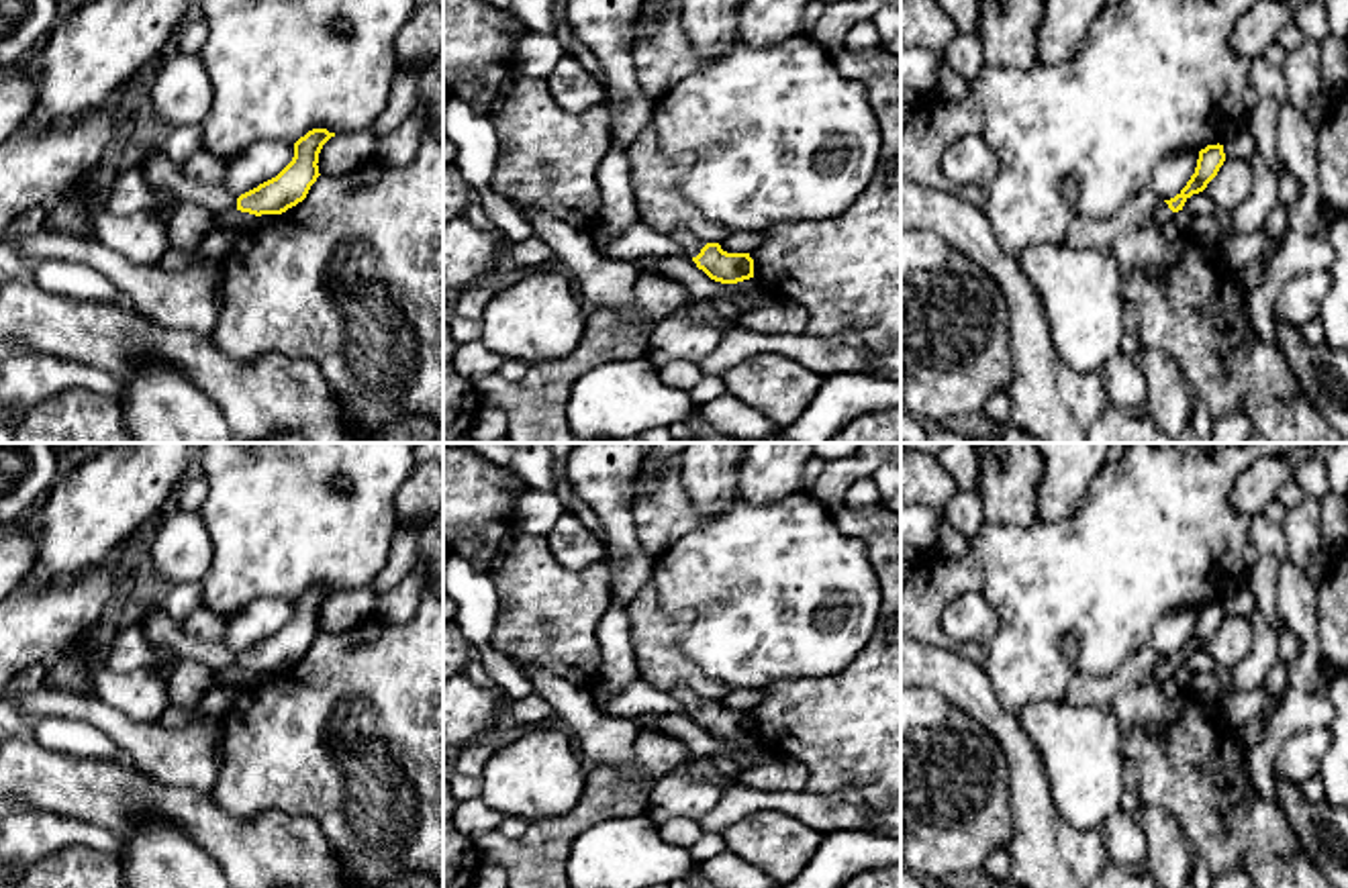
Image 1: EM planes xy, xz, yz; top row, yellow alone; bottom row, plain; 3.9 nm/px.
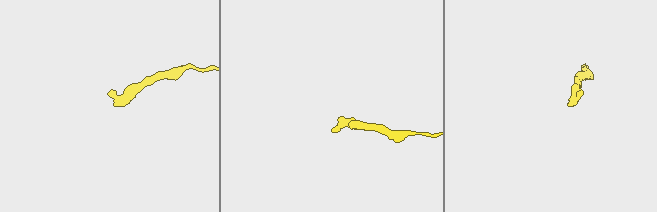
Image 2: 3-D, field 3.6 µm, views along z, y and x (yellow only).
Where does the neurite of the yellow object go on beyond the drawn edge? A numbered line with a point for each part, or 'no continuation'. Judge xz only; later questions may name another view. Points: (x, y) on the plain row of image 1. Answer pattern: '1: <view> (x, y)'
1: xz (691, 703)

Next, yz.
1: yz (1161, 670)

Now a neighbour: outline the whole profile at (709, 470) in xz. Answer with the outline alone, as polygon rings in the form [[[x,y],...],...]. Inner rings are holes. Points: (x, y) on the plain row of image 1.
[[[688,443],[680,453],[680,476],[692,506],[713,516],[727,510],[737,492],[745,443]]]

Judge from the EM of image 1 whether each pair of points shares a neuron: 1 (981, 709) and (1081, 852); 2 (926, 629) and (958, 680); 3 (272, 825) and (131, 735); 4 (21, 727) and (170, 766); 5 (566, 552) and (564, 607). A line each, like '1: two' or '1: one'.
1: one
2: two
3: two
4: two
5: two

